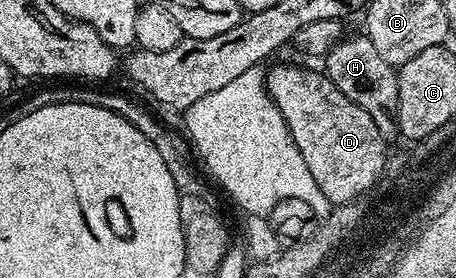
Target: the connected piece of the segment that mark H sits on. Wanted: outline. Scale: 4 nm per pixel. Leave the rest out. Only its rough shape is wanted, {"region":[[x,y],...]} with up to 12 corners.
{"region":[[364,34],[324,57],[324,75],[386,128],[398,118],[395,65]]}

